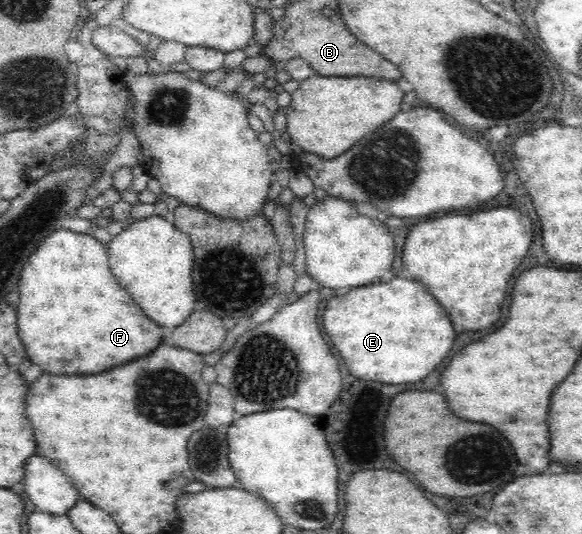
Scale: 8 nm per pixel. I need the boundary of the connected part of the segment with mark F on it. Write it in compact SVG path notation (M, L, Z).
M56 225L46 234L44 241L36 247L36 251L28 257L28 261L24 264L20 275L20 283L16 288L19 291L19 304L16 306L18 336L20 336L21 343L25 346L27 359L32 364L38 365L42 371L54 373L54 375L62 375L62 373L66 373L66 375L76 375L76 373L94 375L94 373L102 373L102 371L108 371L112 367L130 363L132 359L144 357L144 355L150 354L161 345L163 341L161 325L156 322L152 323L152 320L142 313L142 308L133 299L130 299L128 292L117 282L114 274L110 271L107 255L106 245L95 238L91 232L76 233Z

